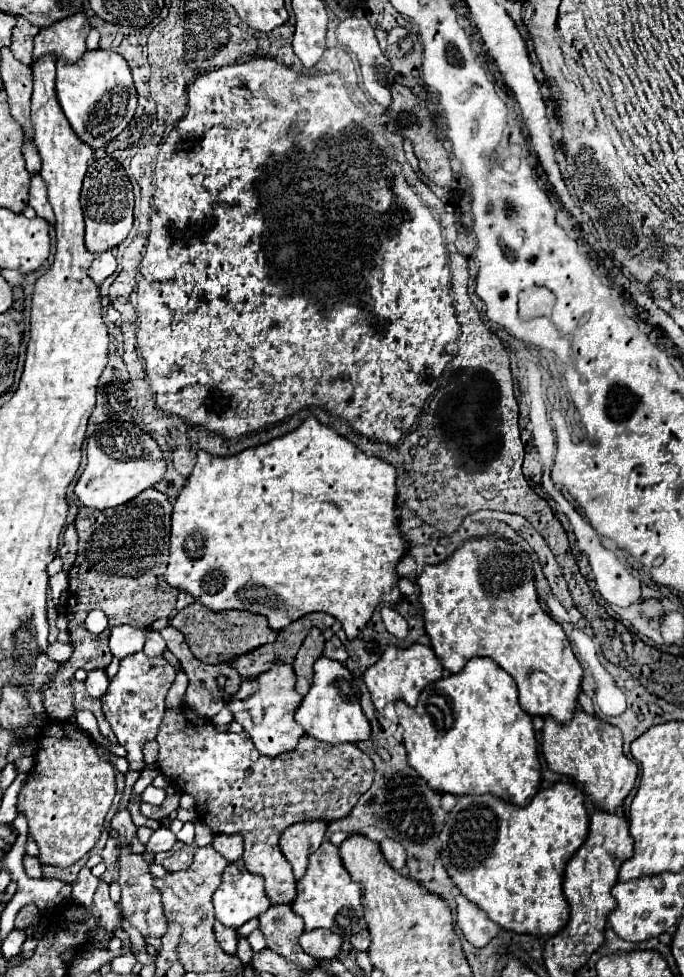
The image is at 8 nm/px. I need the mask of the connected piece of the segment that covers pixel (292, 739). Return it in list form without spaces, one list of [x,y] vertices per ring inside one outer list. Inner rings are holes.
[[[278,665],[270,673],[262,673],[256,679],[246,679],[240,691],[226,705],[234,719],[250,733],[256,749],[266,757],[276,757],[280,753],[294,751],[298,739],[304,737],[304,729],[294,721],[294,709],[302,703],[302,695],[294,689],[294,669],[292,665]]]

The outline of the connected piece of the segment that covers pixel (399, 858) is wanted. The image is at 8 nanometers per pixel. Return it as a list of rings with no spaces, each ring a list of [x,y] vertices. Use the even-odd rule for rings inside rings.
[[[384,839],[384,841],[380,843],[380,847],[382,847],[382,853],[384,853],[386,861],[388,861],[396,871],[400,871],[400,869],[406,865],[406,851],[404,851],[404,847],[402,847],[398,841],[394,841],[394,839]]]

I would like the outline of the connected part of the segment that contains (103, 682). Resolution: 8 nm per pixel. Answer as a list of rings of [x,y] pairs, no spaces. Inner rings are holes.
[[[94,669],[94,671],[88,671],[88,679],[86,679],[86,691],[88,695],[100,699],[106,689],[108,689],[108,677],[106,677],[106,669]]]

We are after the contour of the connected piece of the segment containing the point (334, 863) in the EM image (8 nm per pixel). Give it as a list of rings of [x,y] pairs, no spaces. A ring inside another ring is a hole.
[[[324,839],[320,849],[310,855],[306,875],[296,881],[296,889],[298,889],[298,895],[292,909],[304,919],[306,931],[324,927],[324,929],[330,929],[332,933],[338,933],[340,937],[350,937],[366,927],[362,889],[358,883],[350,879],[348,871],[340,861],[338,847],[332,845],[328,839]]]

